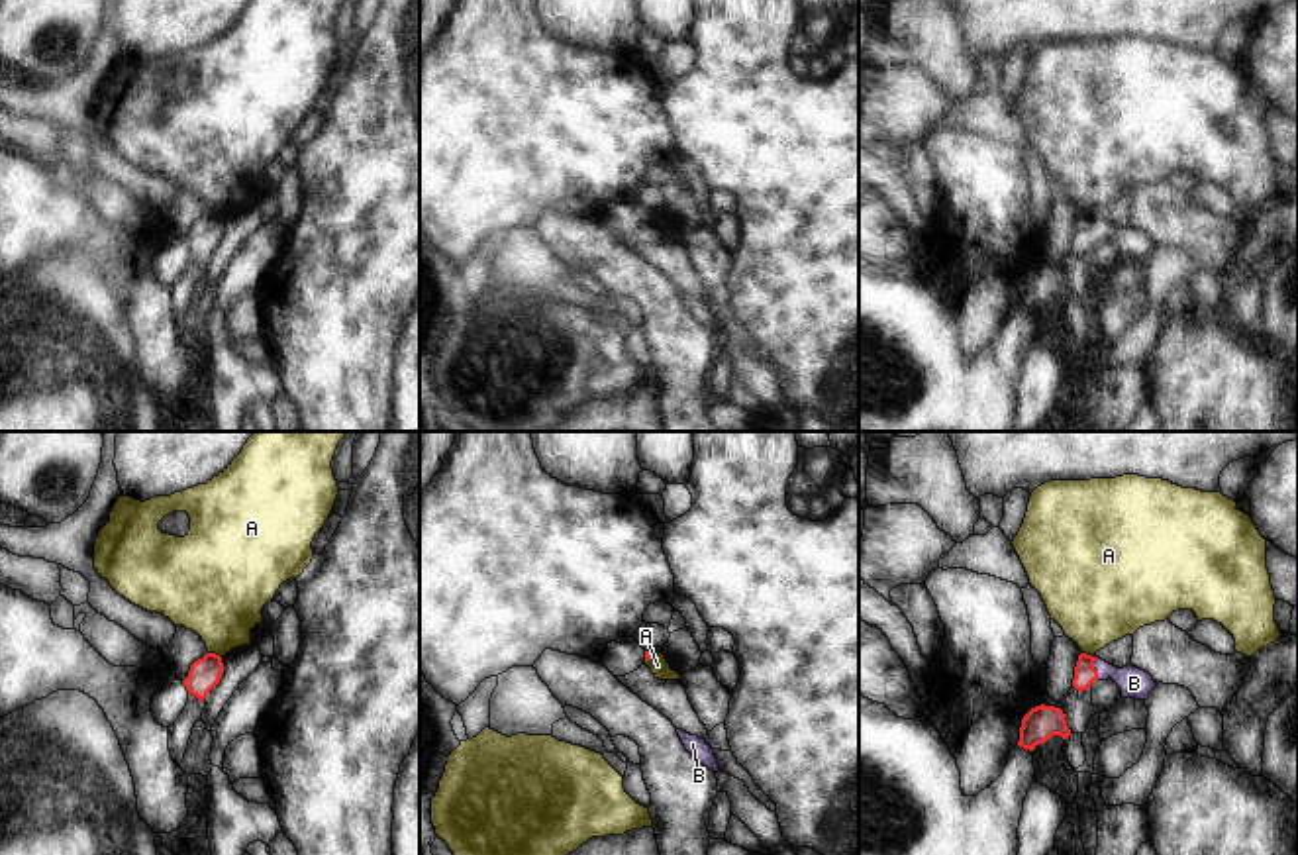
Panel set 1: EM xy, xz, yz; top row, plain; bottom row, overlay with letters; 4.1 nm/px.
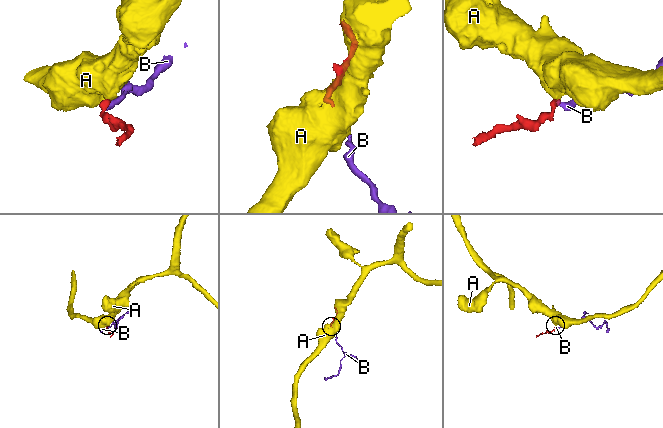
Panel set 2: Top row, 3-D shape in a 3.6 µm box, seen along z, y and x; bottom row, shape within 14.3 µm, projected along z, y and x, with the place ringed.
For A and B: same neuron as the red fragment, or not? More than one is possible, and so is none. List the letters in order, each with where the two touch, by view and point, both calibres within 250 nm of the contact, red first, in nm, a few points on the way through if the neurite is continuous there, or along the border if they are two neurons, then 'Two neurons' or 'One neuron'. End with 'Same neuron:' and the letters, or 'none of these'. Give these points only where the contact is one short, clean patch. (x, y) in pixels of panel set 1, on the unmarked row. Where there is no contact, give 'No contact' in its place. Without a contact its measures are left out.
A: Touches red at xy (214, 214). Thickness 130 nm (red) against 380 nm. Boundary: xy (208, 212), (220, 218). Two neurons
B: Touches red at yz (1095, 230). Thickness 90 nm (red) against 130 nm. Path across: yz (1085, 234), (1095, 230), (1112, 232), (1134, 244). One neuron
Same neuron: B

